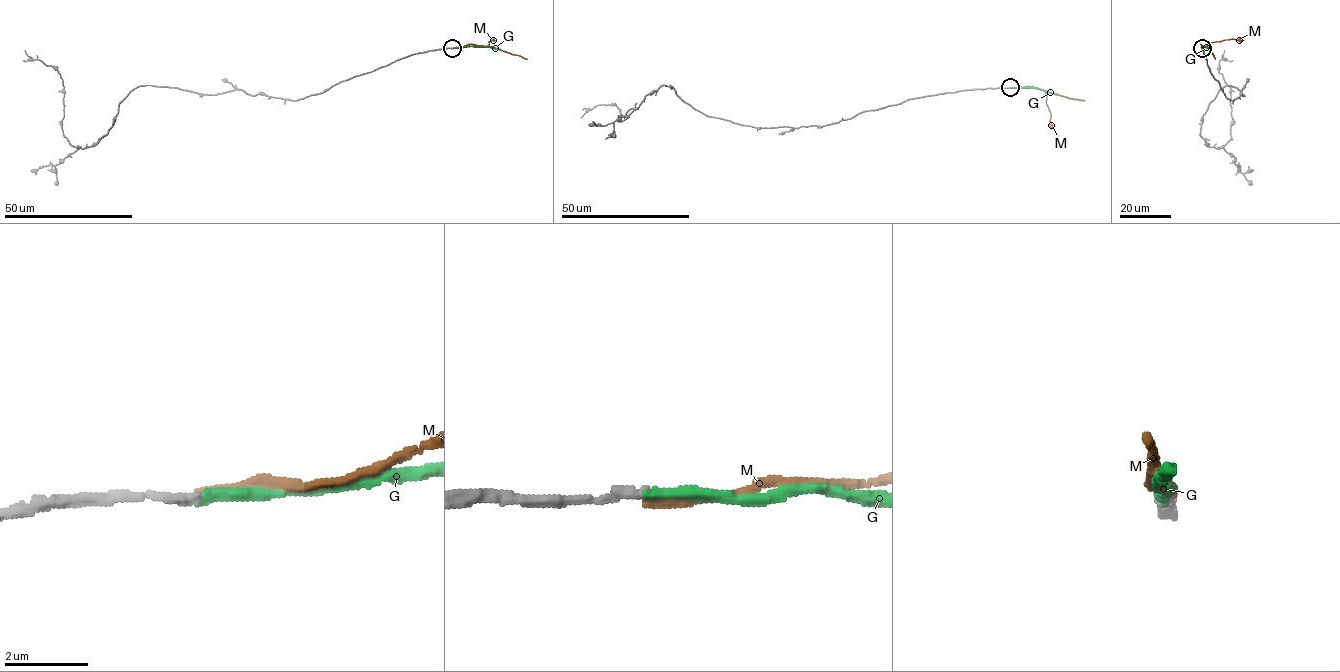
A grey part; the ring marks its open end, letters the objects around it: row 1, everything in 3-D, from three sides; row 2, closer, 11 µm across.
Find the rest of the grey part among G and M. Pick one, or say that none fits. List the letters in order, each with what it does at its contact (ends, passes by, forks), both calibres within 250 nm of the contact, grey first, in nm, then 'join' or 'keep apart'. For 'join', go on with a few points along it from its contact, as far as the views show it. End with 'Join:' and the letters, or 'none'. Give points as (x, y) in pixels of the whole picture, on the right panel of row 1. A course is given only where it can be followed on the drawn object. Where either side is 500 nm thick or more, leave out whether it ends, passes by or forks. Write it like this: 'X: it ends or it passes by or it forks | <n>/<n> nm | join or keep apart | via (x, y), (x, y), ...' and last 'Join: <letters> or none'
G: it ends | 240/240 nm | join
M: it ends | 240/220 nm | keep apart
Join: G

